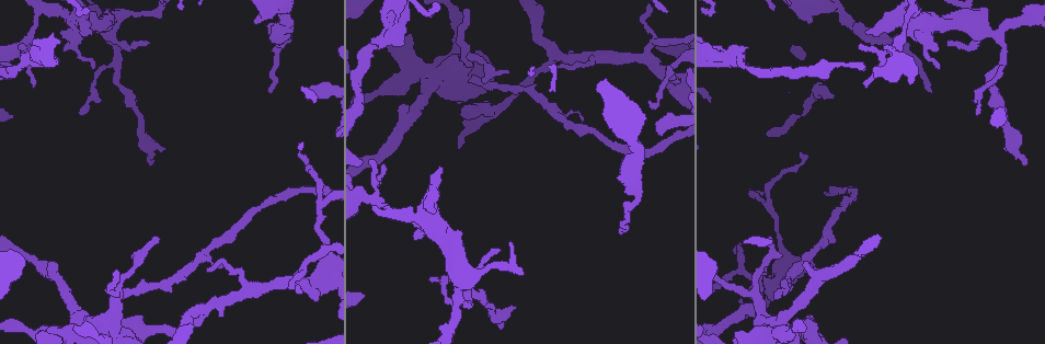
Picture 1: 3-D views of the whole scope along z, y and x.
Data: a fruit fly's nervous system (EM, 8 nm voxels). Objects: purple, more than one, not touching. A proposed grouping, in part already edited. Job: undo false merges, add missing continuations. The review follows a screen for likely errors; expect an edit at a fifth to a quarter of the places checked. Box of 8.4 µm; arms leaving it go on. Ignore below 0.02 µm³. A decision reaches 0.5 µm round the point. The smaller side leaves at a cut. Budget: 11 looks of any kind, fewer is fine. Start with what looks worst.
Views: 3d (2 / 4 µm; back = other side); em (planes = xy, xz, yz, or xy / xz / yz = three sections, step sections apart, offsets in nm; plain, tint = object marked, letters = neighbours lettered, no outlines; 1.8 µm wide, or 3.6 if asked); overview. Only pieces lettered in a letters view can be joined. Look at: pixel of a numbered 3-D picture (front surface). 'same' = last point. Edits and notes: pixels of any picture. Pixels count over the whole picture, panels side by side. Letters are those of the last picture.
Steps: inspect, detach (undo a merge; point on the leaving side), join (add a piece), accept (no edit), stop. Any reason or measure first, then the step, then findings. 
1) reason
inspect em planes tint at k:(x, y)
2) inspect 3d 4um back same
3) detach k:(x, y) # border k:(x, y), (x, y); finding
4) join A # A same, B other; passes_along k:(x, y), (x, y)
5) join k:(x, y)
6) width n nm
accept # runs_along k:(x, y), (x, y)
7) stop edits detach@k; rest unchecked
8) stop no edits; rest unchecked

sharp bend
inspect 3d 2um at 1:(371, 199)

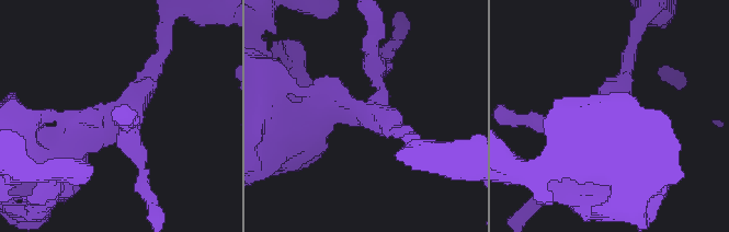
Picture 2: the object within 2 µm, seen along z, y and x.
now the EM
inspect em planes letters at 2:(367, 111)

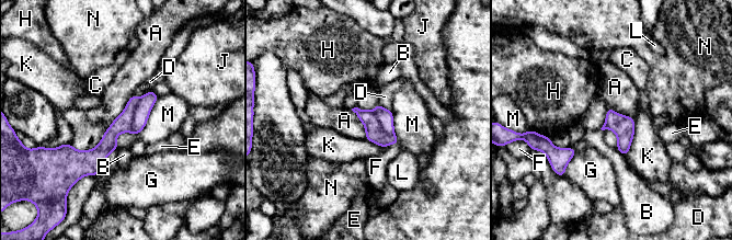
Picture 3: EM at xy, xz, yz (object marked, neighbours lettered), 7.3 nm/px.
width 160 nm
detach 3:(123, 123) # A other, B other, C other, D other, E other, F other, G other, H other, J other, K other, L other, M other, N other; part_leaving 3:(135, 100), (93, 156), (67, 153); two neurons meet here

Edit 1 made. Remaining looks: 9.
free end
inspect em planes letters at 1:(440, 169)

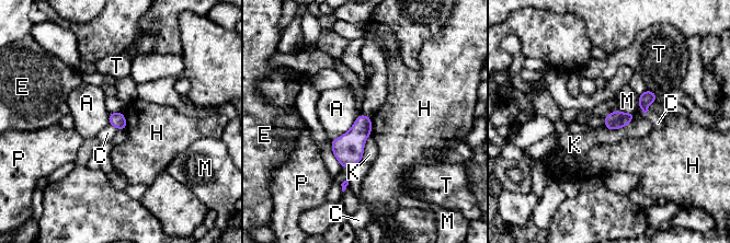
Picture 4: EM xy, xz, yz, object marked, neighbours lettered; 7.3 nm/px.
accept # A other, C other, E other, H other, K other, M other, P other, T other; border 4:(362, 160), (351, 168); none of them fits

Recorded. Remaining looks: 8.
inspect 3d 4um at 1:(1023, 164)

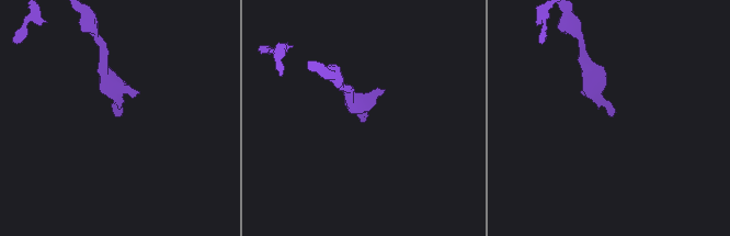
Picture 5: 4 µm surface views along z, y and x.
shape alone is not enough
inspect em 3.6um planes tint at 5:(363, 118)

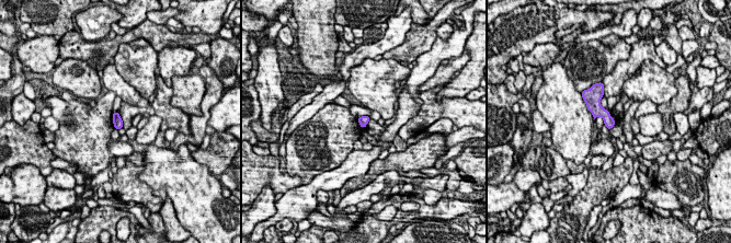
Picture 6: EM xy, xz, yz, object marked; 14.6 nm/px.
inspect em 3.6um planes letters same

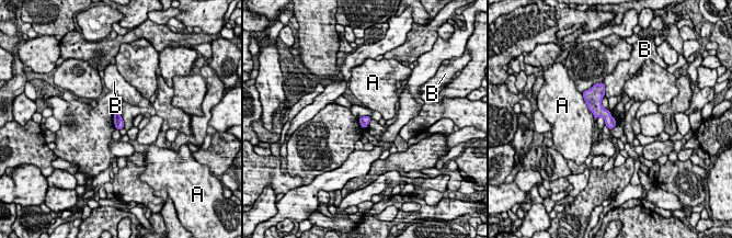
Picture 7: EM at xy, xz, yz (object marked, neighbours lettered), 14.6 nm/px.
accept # A other, B other; border 7:(582, 97), (595, 118); none of them fits

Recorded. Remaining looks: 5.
stop edits detach@3; rest unchecked

